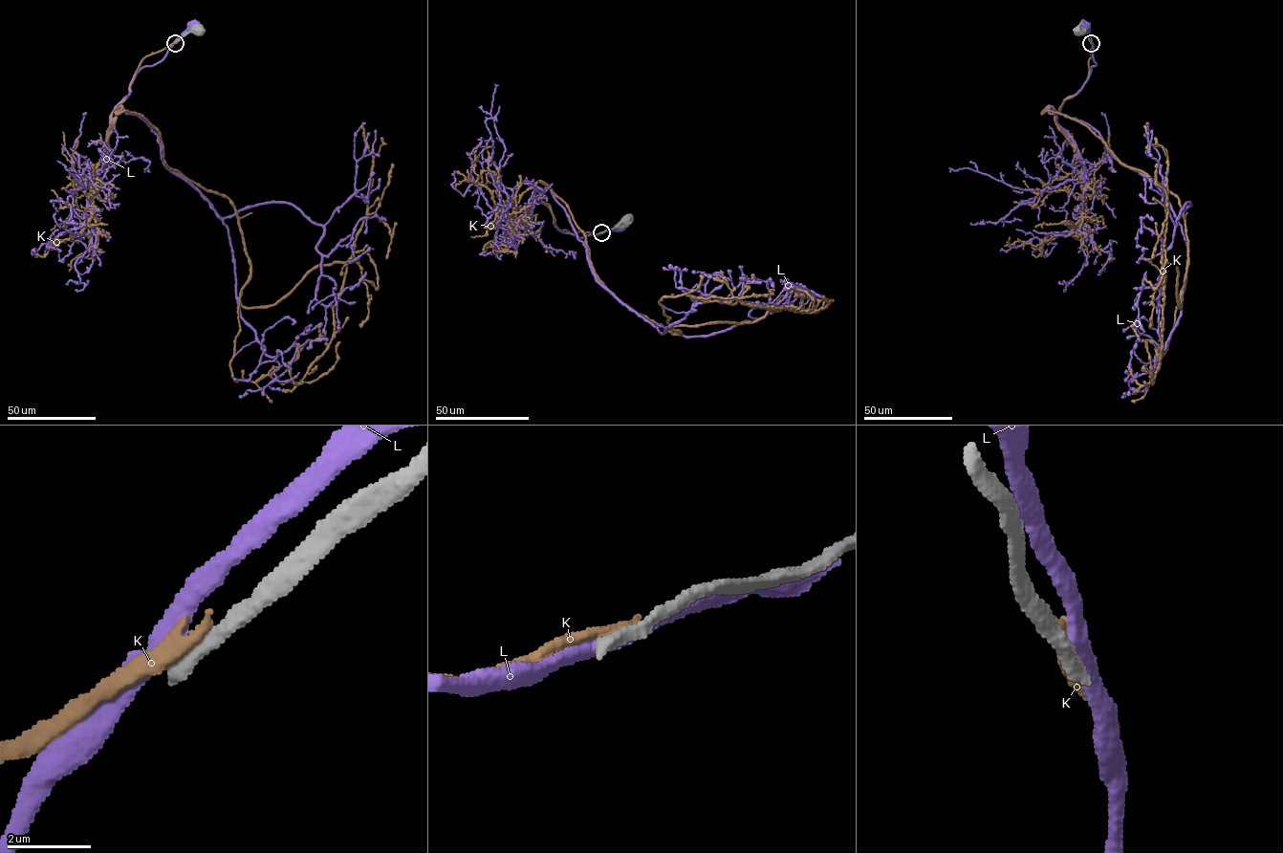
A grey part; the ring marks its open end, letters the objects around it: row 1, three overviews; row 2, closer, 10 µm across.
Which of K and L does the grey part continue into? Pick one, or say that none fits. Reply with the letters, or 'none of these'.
none of these

